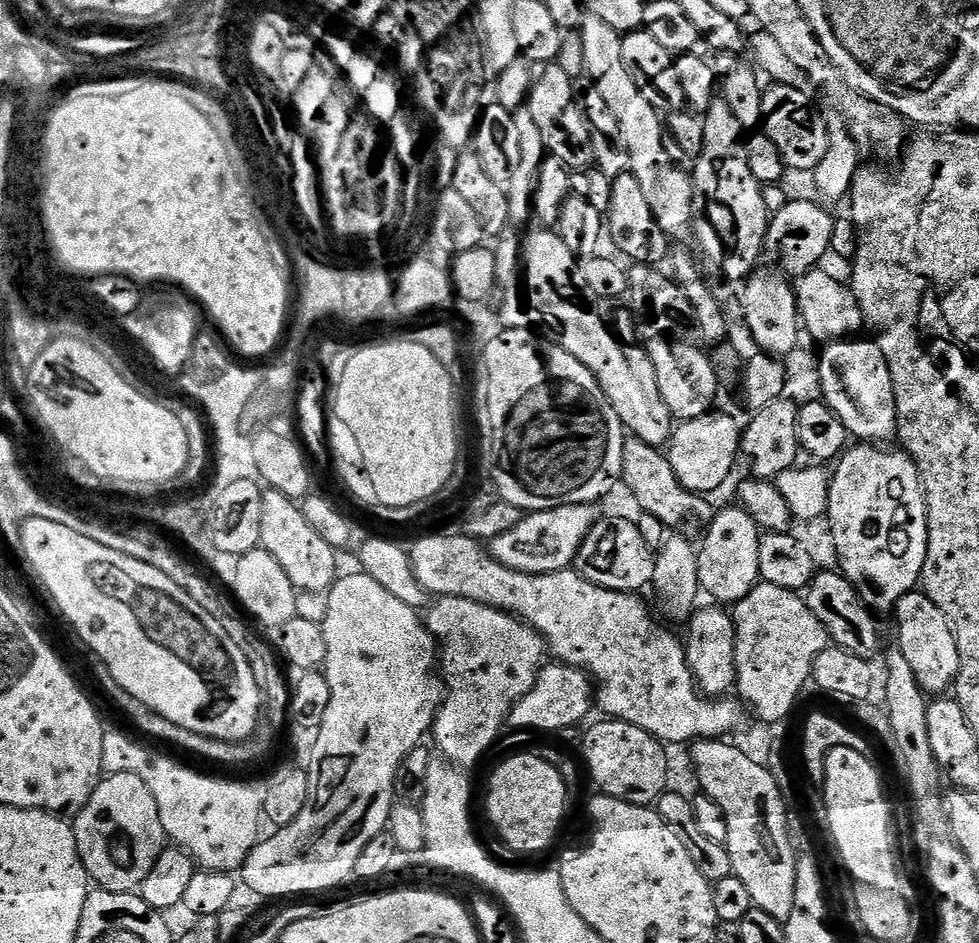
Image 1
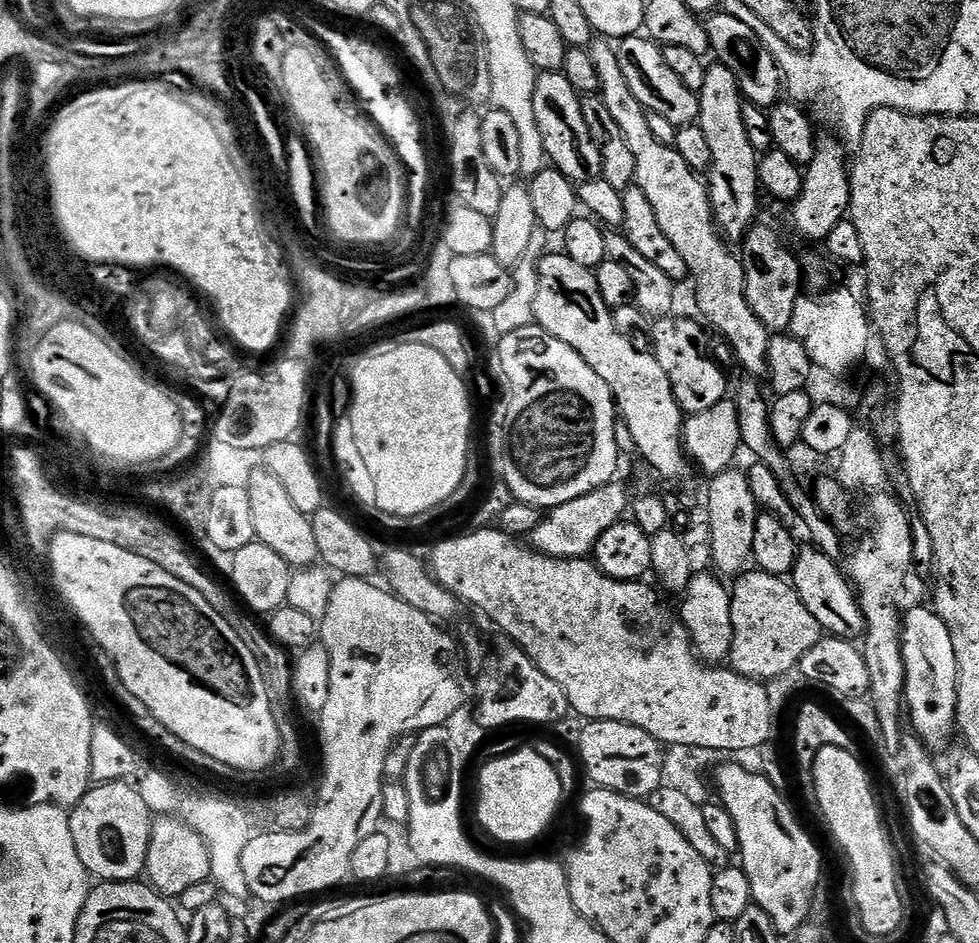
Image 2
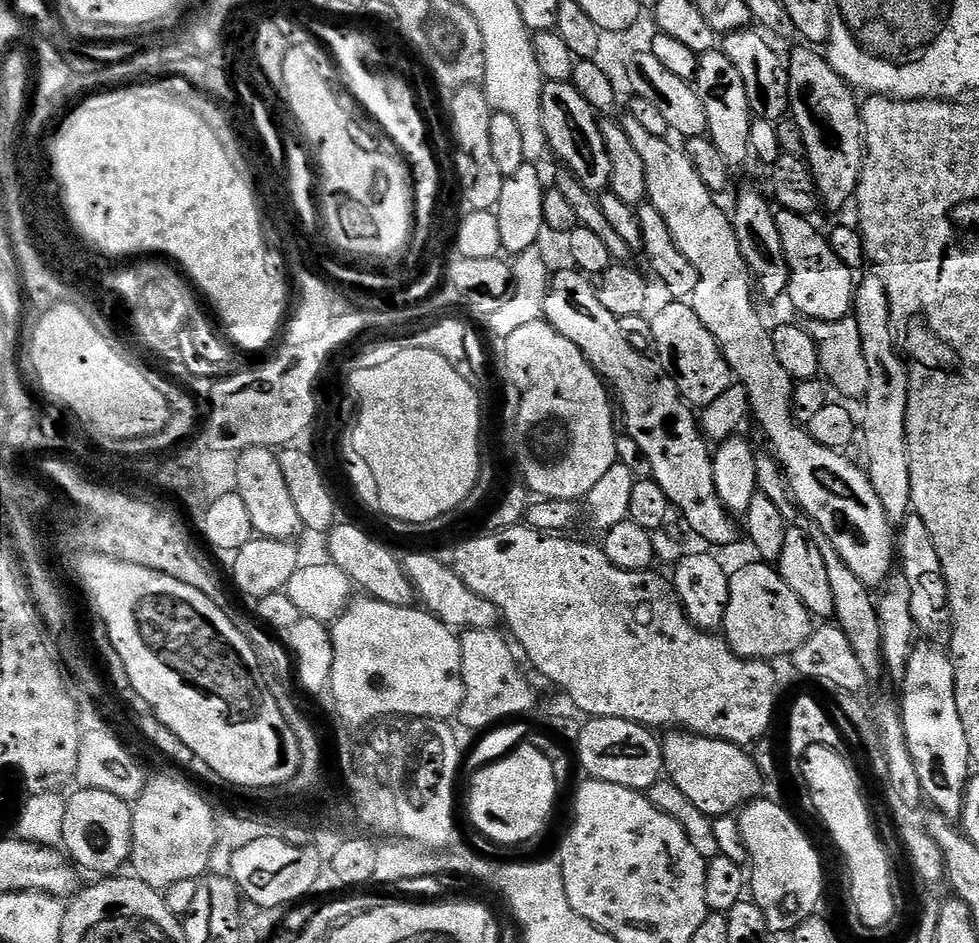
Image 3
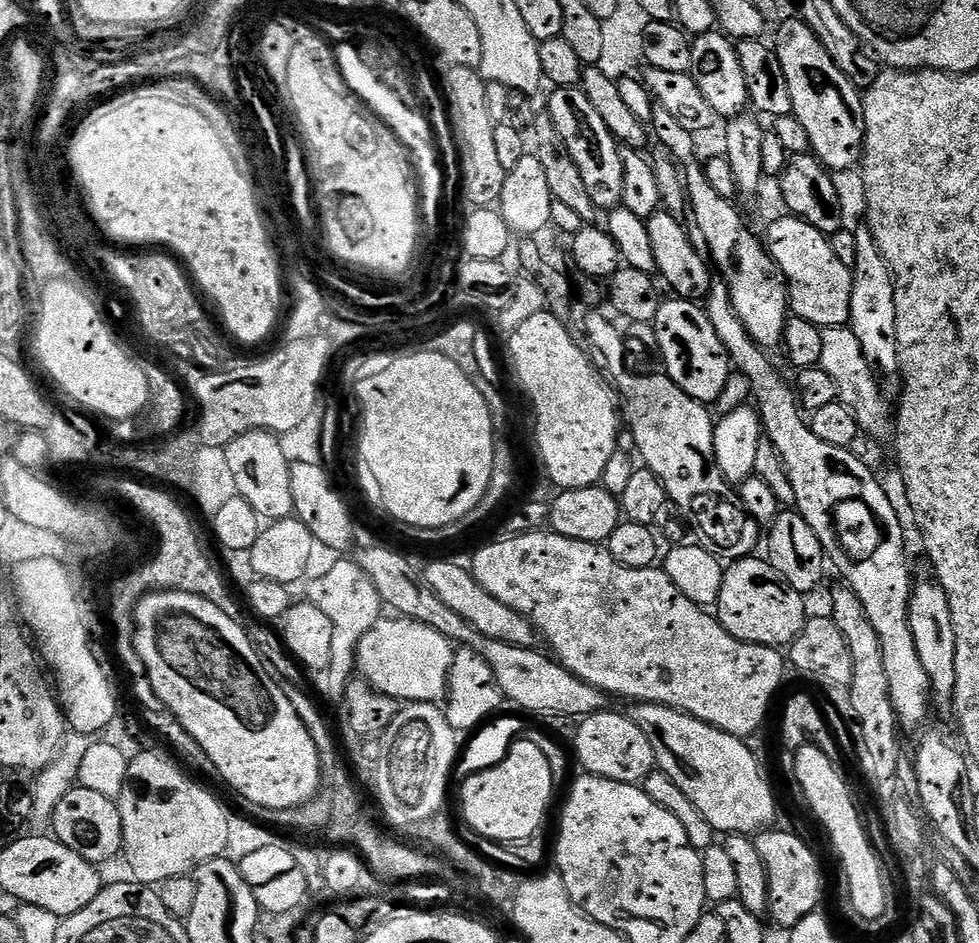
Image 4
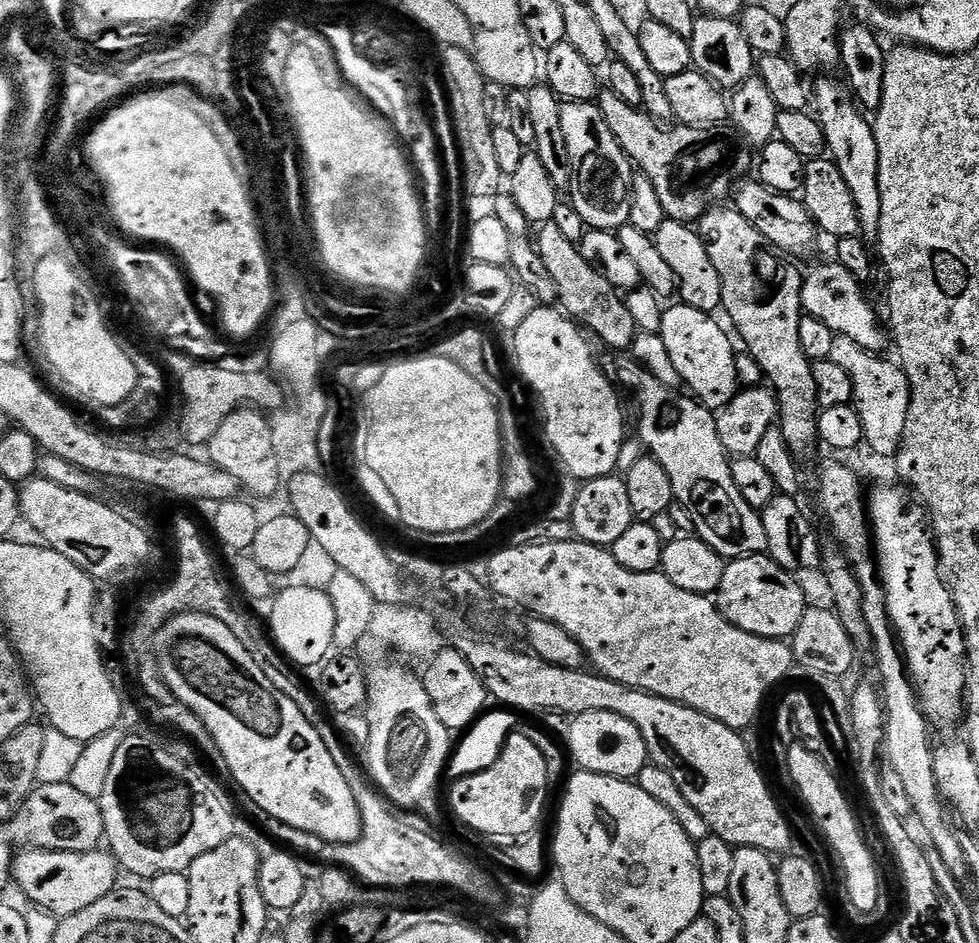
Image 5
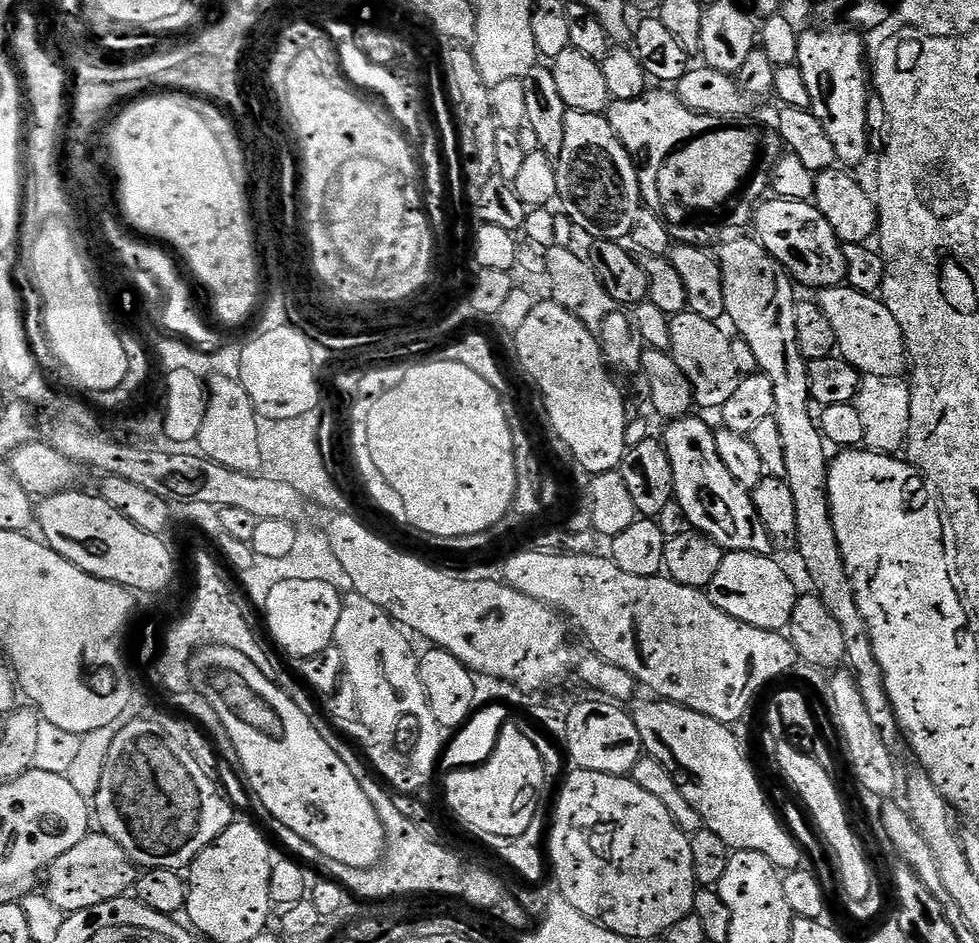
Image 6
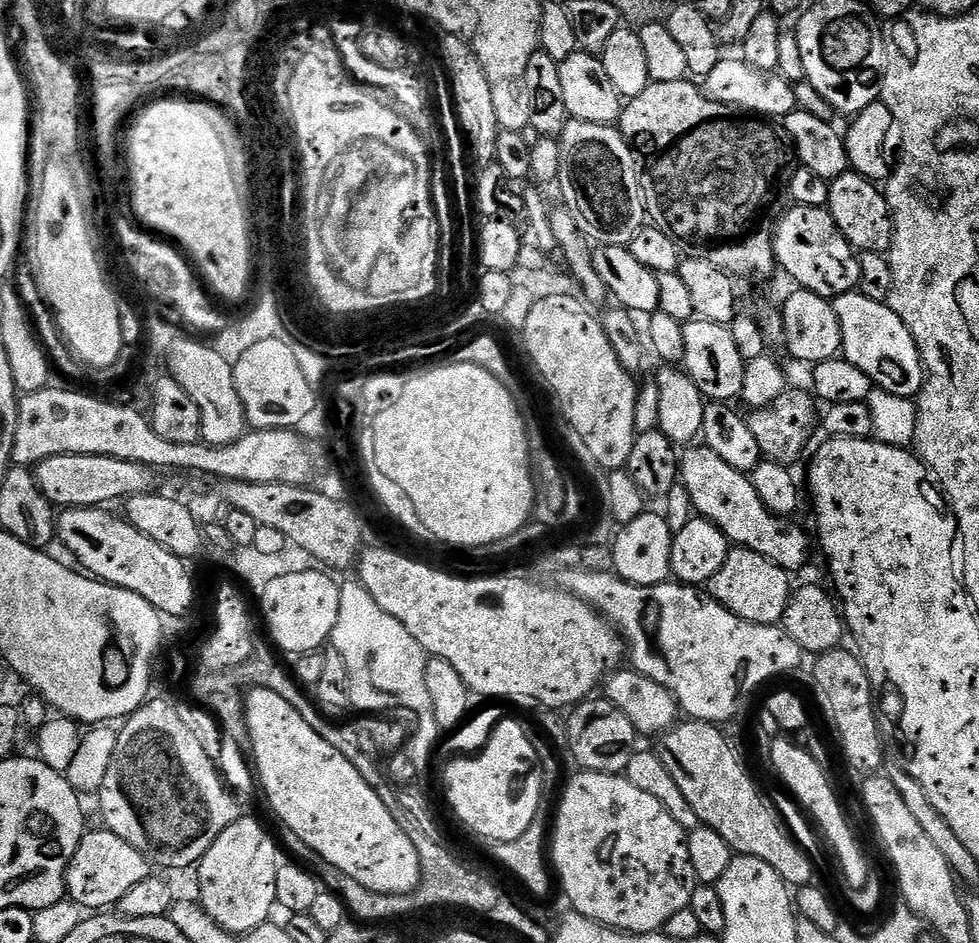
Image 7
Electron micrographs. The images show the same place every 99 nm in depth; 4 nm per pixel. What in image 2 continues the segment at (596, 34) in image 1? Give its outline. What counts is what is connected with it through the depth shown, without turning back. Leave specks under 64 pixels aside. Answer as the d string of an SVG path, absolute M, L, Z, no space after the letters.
M596 38L590 45L590 51L594 58L594 70L598 70L598 94L606 102L606 110L610 110L614 122L618 122L618 127L622 129L626 146L630 146L630 151L634 153L635 187L646 194L650 206L654 206L658 226L662 226L666 238L670 238L678 254L682 254L682 262L686 262L688 267L688 276L696 283L699 315L728 339L733 354L744 363L746 371L763 373L770 333L744 297L744 261L727 248L729 245L725 237L717 229L707 183L690 167L686 158L678 154L675 146L663 144L654 138L646 122L646 109L638 102L638 98L634 98L618 66L615 47L607 39Z

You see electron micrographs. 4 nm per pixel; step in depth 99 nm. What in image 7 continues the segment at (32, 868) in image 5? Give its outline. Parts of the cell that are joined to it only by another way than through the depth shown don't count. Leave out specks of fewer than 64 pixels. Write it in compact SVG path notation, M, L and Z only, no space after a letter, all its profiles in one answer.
M107 830L100 832L85 831L82 842L68 864L64 887L67 899L87 910L108 910L111 906L119 905L123 898L142 878L150 875L150 865L130 842L122 842L118 834Z

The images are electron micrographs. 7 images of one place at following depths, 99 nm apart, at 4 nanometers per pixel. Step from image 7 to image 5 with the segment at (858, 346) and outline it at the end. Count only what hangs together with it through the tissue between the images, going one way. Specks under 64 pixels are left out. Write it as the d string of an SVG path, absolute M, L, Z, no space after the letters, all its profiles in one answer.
M829 262L829 264L820 264L817 266L817 268L810 269L809 272L807 270L806 275L803 277L803 284L801 286L801 302L803 304L803 311L809 316L813 316L814 318L818 318L822 322L826 322L826 326L830 326L830 330L836 333L837 336L845 336L846 338L851 338L854 342L858 342L858 346L862 346L863 348L865 348L867 352L875 352L877 354L880 354L885 351L883 348L886 347L887 344L889 347L890 336L886 331L885 325L882 323L882 320L882 325L880 325L880 320L878 317L876 317L875 310L872 309L870 305L868 305L868 300L866 297L864 297L864 292L860 288L863 288L861 281L854 279L854 277L852 277L852 275L850 274L850 270L846 270L841 266L841 264L837 264L835 262Z

